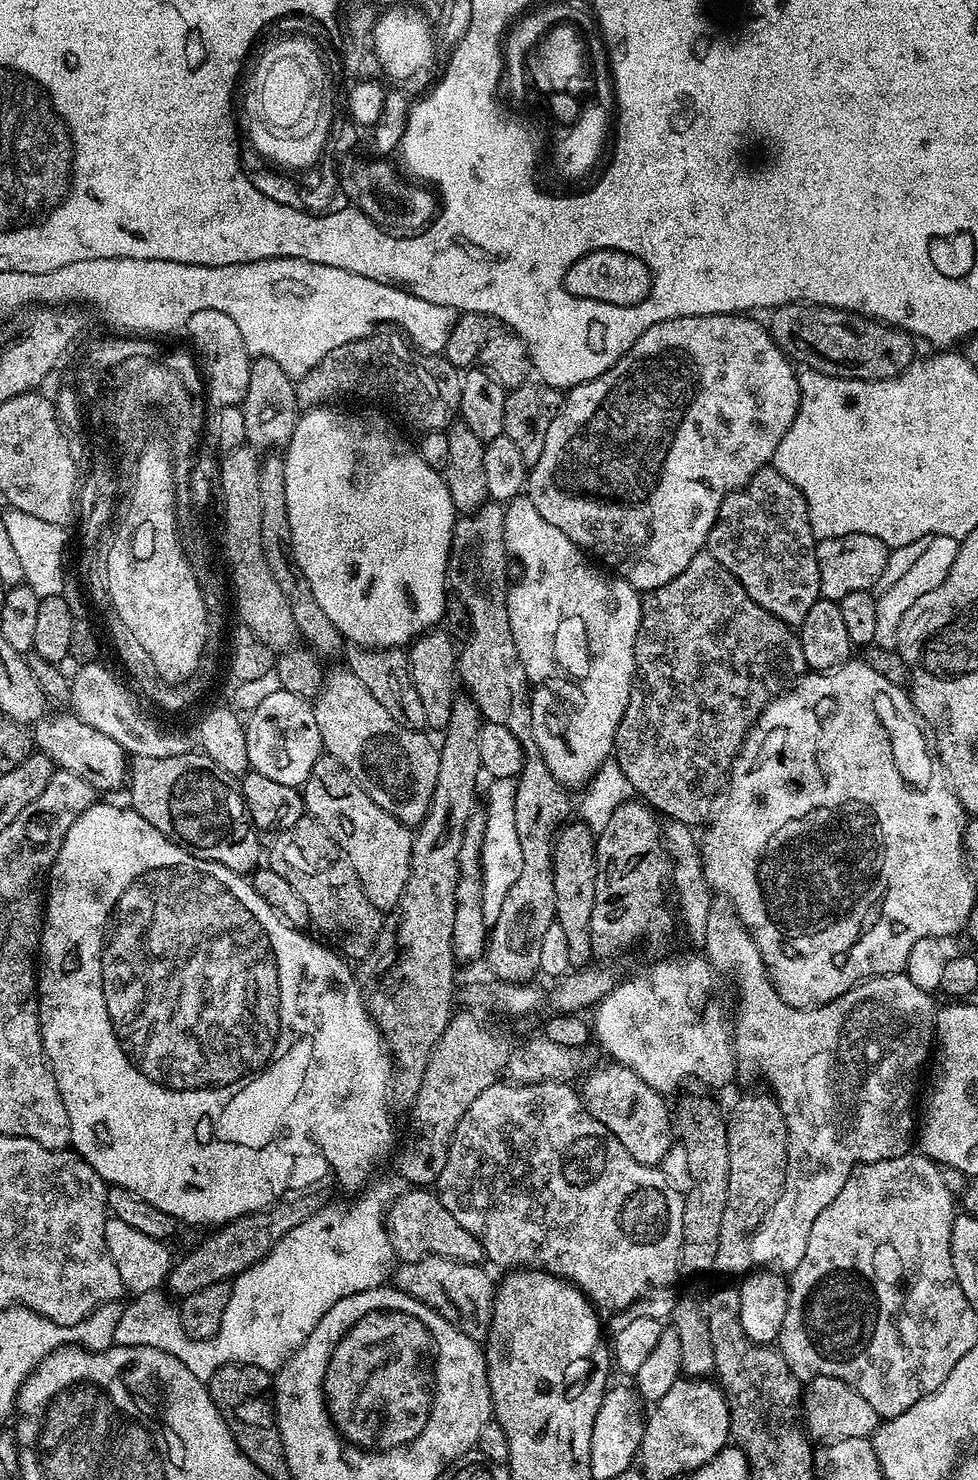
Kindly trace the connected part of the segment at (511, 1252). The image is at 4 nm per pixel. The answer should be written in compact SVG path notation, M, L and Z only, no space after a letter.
M540 1080L537 1084L518 1084L515 1082L488 1082L484 1084L482 1094L478 1094L478 1098L474 1098L474 1102L470 1102L470 1110L466 1110L466 1114L462 1114L462 1118L456 1127L456 1133L452 1136L450 1142L450 1150L446 1158L446 1166L442 1166L442 1174L437 1178L434 1191L439 1196L442 1206L446 1206L446 1210L450 1210L450 1214L454 1214L454 1218L458 1218L459 1224L466 1226L466 1230L470 1230L470 1234L474 1234L482 1242L484 1247L485 1257L490 1261L493 1260L496 1264L501 1264L501 1269L512 1270L517 1266L535 1266L543 1271L552 1273L553 1276L563 1276L566 1280L571 1280L589 1300L592 1301L597 1313L605 1314L604 1312L616 1312L617 1325L630 1322L639 1316L646 1318L654 1318L658 1321L663 1321L665 1318L671 1317L672 1308L675 1306L678 1299L678 1291L676 1292L676 1275L681 1275L682 1265L680 1263L680 1251L682 1250L682 1210L684 1209L684 1196L681 1189L670 1186L670 1182L664 1177L663 1171L659 1167L644 1165L638 1162L630 1153L627 1152L625 1146L619 1142L618 1138L614 1136L598 1120L588 1112L587 1106L581 1097L581 1093L576 1088L571 1088L571 1083L561 1082L558 1080Z

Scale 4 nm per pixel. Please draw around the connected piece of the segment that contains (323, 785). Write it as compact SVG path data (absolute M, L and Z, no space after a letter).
M327 754L314 762L302 785L302 795L307 815L324 827L346 854L350 866L354 866L366 898L378 909L395 908L402 898L402 890L406 890L406 878L410 878L413 829L382 810L359 782Z

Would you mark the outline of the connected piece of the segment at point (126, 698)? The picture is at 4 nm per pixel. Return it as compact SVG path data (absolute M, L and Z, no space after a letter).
M84 664L71 677L71 707L76 716L94 730L102 730L106 738L114 738L118 746L124 748L129 757L145 756L146 758L170 758L174 754L189 751L190 744L184 736L176 732L163 732L142 709L136 705L128 688L108 668L100 664Z

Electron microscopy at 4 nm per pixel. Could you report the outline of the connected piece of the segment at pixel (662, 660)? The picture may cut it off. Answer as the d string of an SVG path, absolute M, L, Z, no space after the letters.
M705 550L697 554L690 562L690 566L686 566L686 570L678 574L678 578L666 582L666 586L652 589L641 599L640 632L636 635L636 670L638 675L632 686L630 702L618 726L614 759L618 762L622 774L626 774L633 793L649 808L668 820L677 820L689 826L697 826L696 824L700 823L703 825L713 815L712 799L716 795L717 797L721 795L730 776L730 765L736 759L740 745L744 743L744 738L748 734L748 729L755 724L760 712L771 700L776 699L781 692L787 692L801 676L805 675L806 665L799 635L789 625L781 622L777 616L762 610L762 606L758 606L758 602L754 602L754 598L746 594L738 578L734 578L734 574L730 574L730 570L726 570L726 566L718 562L718 558L714 558Z

